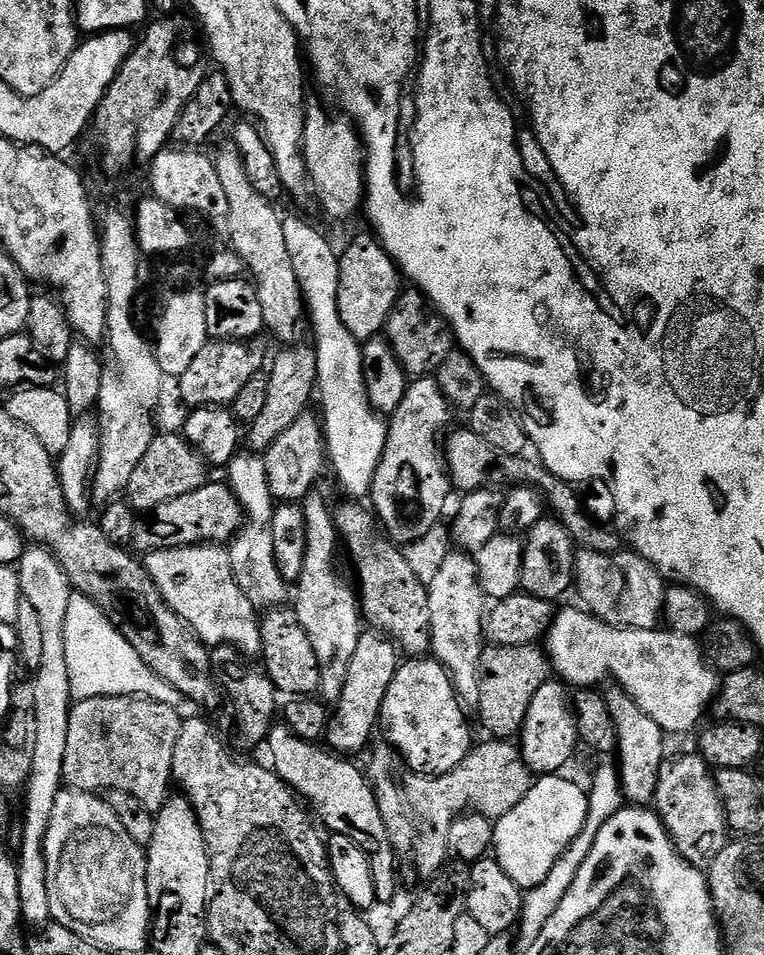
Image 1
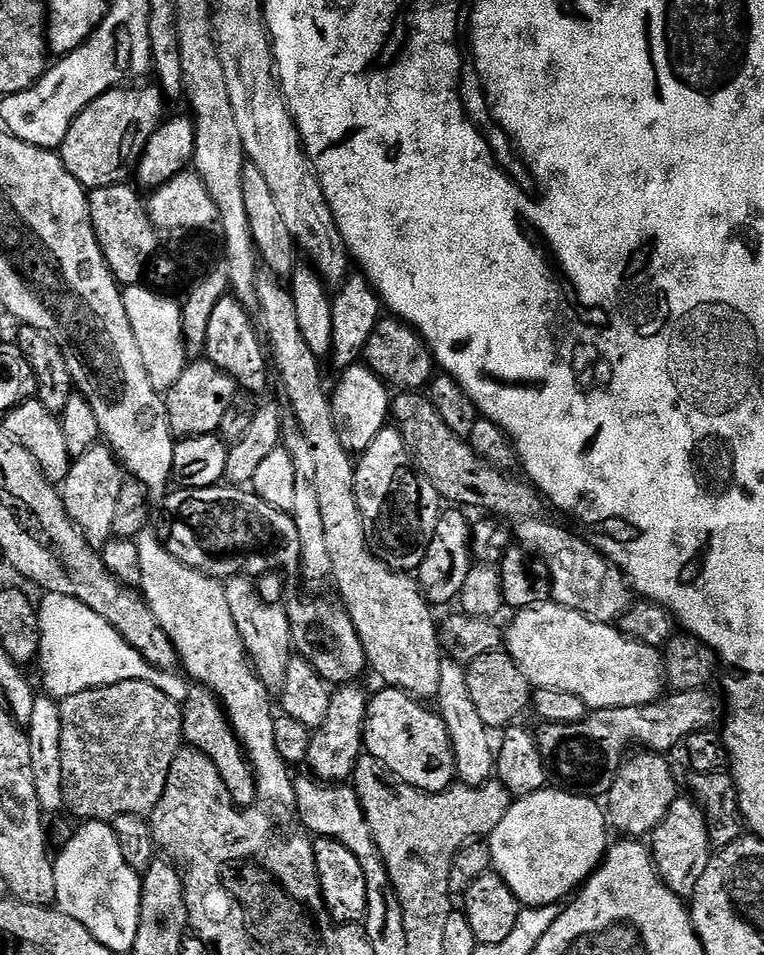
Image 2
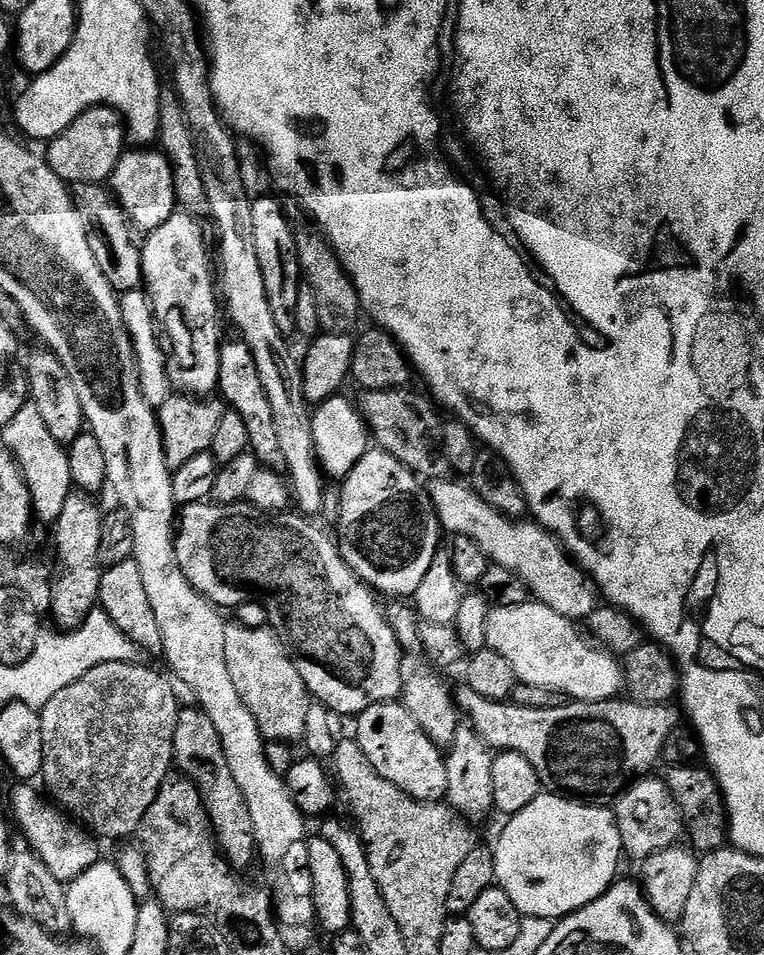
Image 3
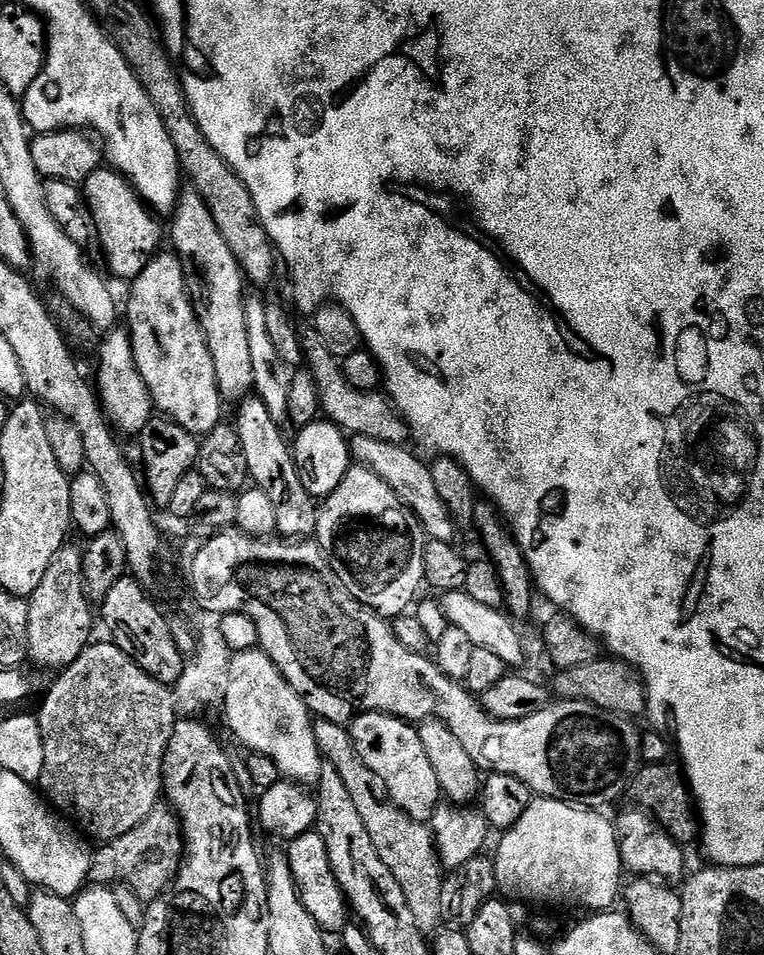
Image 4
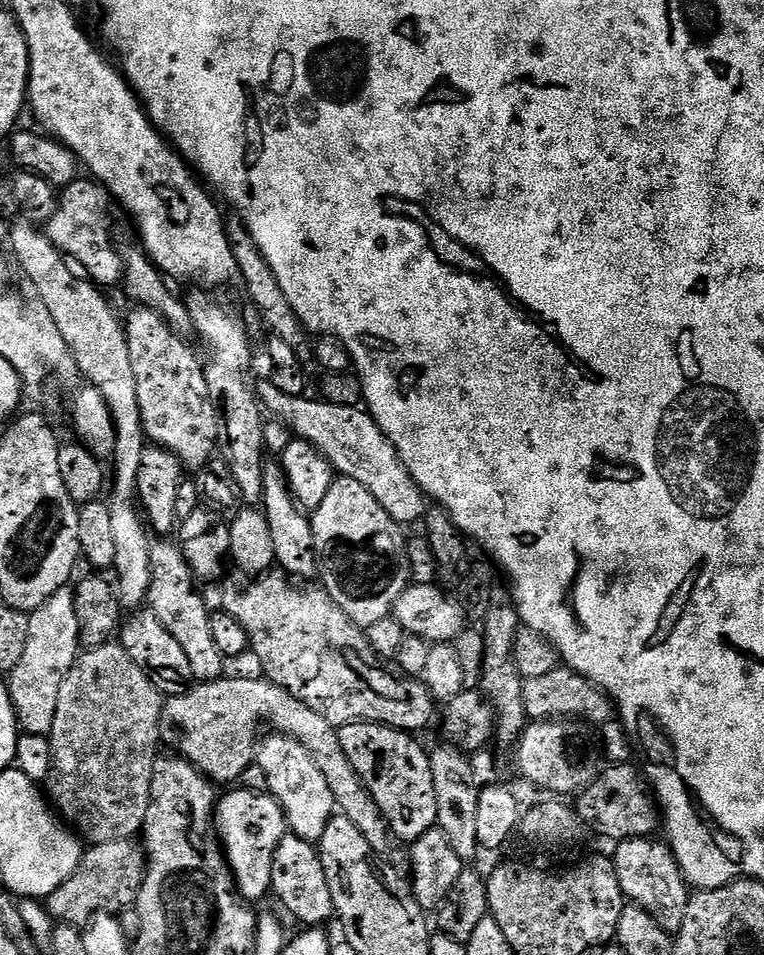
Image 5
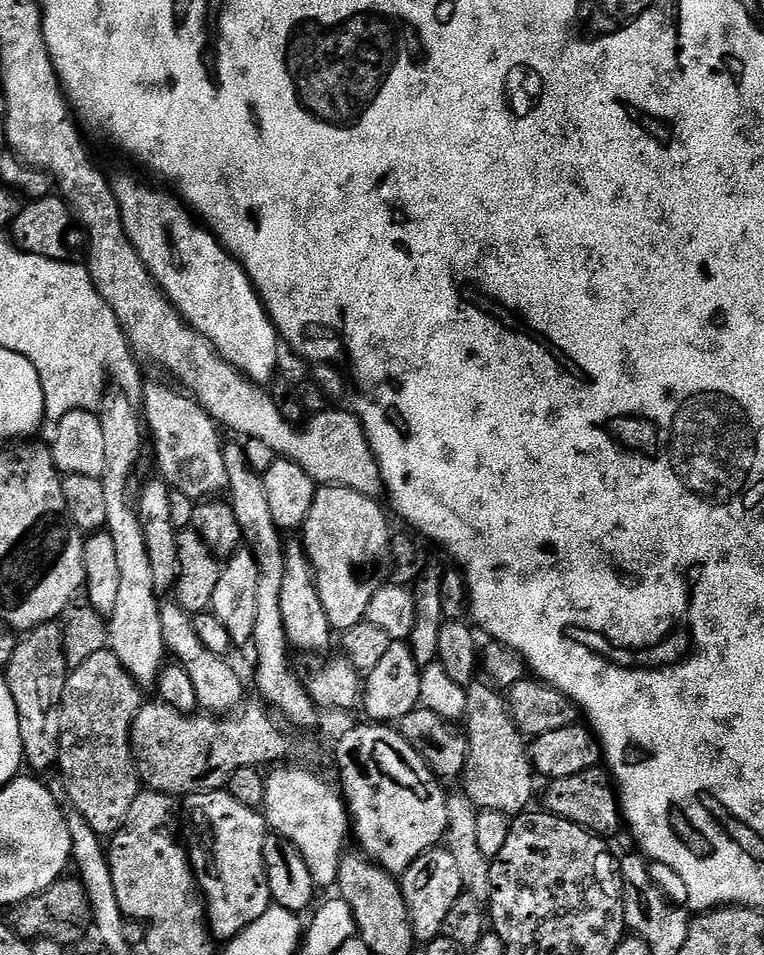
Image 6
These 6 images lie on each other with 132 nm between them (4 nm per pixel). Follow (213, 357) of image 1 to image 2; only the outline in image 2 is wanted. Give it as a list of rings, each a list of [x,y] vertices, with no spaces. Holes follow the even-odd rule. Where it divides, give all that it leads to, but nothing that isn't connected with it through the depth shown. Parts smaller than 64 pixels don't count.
[[[196,358],[185,367],[182,378],[170,386],[164,396],[164,405],[170,418],[170,430],[173,437],[210,436],[219,433],[222,426],[222,414],[234,402],[238,395],[238,385],[230,374],[218,370],[207,358]]]

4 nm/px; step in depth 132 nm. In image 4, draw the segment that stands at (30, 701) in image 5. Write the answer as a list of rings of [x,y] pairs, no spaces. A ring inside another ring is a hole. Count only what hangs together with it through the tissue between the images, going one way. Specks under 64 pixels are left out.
[[[65,546],[54,558],[54,562],[50,562],[50,570],[46,570],[38,590],[34,590],[34,594],[27,597],[27,601],[30,610],[28,660],[40,668],[67,668],[93,639],[93,605],[88,599],[87,590],[84,589],[83,551],[79,547],[76,549]]]

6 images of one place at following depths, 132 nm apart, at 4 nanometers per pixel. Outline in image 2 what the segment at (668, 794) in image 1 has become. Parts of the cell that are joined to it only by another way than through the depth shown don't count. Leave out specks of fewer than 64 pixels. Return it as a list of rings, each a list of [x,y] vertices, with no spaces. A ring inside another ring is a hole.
[[[677,795],[670,810],[666,810],[666,818],[651,834],[650,851],[656,872],[664,885],[675,896],[691,898],[694,890],[698,890],[698,882],[702,879],[702,874],[706,874],[706,866],[714,855],[704,812],[691,795]]]

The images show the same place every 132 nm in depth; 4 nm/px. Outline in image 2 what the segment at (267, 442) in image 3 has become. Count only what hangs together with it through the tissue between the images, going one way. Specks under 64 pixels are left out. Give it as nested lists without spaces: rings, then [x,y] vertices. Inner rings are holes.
[[[231,294],[223,296],[218,306],[214,306],[213,312],[210,313],[210,322],[206,326],[203,355],[214,366],[218,366],[218,370],[230,374],[230,378],[234,378],[245,393],[260,398],[260,395],[268,388],[270,360],[266,355],[261,333],[260,336],[256,333],[258,324],[257,321],[256,324],[252,321],[252,315],[249,308],[242,306],[242,302],[238,302],[235,296]],[[260,340],[262,345],[260,345]]]

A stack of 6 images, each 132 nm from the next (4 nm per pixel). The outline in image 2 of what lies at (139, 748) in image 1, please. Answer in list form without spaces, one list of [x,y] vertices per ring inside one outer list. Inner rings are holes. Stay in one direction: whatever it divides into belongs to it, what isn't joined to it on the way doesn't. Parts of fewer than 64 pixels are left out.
[[[131,680],[118,682],[114,686],[102,686],[82,690],[82,694],[74,694],[70,698],[59,701],[60,717],[62,718],[62,794],[64,795],[64,808],[72,811],[74,815],[81,816],[84,822],[111,822],[120,816],[151,817],[158,806],[158,798],[162,798],[162,790],[166,790],[166,778],[170,774],[170,766],[174,758],[182,751],[184,731],[182,730],[181,705],[175,704],[169,696],[162,694],[158,686],[150,686],[150,682]]]

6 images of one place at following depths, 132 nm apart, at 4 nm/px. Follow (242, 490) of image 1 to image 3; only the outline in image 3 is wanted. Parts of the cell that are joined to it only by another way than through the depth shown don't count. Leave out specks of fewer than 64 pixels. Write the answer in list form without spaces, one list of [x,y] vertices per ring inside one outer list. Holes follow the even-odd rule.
[[[235,622],[225,623],[224,633],[226,670],[230,670],[230,678],[234,678],[234,690],[238,690],[238,698],[246,702],[246,710],[254,714],[254,722],[258,722],[258,730],[265,741],[303,741],[306,710],[310,703],[308,688],[276,633],[269,627],[250,630]]]

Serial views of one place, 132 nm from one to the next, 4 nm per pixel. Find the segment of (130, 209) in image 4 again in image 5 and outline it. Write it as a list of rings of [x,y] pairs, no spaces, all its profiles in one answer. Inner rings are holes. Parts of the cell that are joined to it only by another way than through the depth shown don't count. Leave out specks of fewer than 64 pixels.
[[[78,178],[59,193],[54,214],[46,221],[46,234],[52,244],[65,257],[80,260],[81,266],[89,272],[87,275],[105,289],[115,284],[117,287],[124,279],[124,256],[112,241],[112,208],[113,198],[103,184],[91,178]]]

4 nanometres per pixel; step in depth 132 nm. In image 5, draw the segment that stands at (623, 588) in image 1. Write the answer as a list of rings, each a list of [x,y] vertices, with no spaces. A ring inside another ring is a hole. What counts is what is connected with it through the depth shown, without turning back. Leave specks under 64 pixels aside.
[[[264,378],[261,384],[259,381],[258,399],[263,411],[269,417],[283,420],[293,437],[313,444],[332,463],[333,473],[354,478],[354,482],[362,482],[362,486],[366,486],[366,490],[378,498],[378,506],[393,516],[397,524],[419,525],[423,521],[425,494],[406,470],[398,450],[380,429],[371,412],[360,406],[334,406],[323,398],[308,400],[307,395],[282,394],[282,390],[278,390],[278,386],[274,386],[268,378]]]

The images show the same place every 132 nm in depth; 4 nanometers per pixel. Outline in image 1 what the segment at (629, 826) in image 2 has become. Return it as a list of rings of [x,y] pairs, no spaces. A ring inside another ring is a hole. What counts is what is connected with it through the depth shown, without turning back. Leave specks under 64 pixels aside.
[[[612,686],[609,692],[603,693],[603,698],[616,727],[618,757],[620,756],[620,760],[618,759],[620,784],[624,787],[625,801],[632,806],[651,805],[656,799],[660,774],[666,763],[666,757],[664,757],[666,733],[623,688]]]

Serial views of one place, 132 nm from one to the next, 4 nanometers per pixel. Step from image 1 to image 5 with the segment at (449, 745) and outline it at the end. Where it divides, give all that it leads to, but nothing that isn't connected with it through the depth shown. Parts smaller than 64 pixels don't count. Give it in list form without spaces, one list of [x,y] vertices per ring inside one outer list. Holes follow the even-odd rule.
[[[341,724],[338,731],[342,750],[346,750],[346,758],[350,758],[350,766],[362,778],[362,782],[370,790],[381,813],[386,817],[391,831],[396,832],[407,842],[415,842],[429,830],[437,827],[438,798],[434,798],[434,774],[430,774],[430,762],[426,748],[416,741],[409,733],[399,728],[388,728],[384,724]]]

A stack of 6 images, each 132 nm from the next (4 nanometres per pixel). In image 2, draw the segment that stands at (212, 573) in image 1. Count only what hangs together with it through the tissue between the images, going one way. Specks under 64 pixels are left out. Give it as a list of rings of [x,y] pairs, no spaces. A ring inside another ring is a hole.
[[[152,530],[141,532],[135,541],[138,546],[138,562],[142,562],[142,595],[150,610],[154,610],[154,618],[158,618],[162,630],[166,630],[170,642],[176,647],[180,655],[179,667],[195,683],[212,689],[220,699],[228,723],[232,725],[248,763],[252,765],[252,772],[256,776],[257,797],[261,801],[281,804],[289,810],[295,809],[294,772],[278,755],[274,743],[274,700],[268,697],[271,696],[270,690],[252,669],[252,661],[244,650],[238,626],[234,626],[234,614],[230,614],[230,605],[226,603],[224,584],[215,576],[207,576],[205,572],[178,562],[178,558],[168,553],[161,537],[156,537]]]

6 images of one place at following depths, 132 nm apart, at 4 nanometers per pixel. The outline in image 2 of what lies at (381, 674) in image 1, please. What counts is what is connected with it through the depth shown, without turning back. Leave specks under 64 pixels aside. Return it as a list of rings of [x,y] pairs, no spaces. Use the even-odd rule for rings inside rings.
[[[353,682],[337,687],[332,693],[326,722],[322,722],[322,726],[313,731],[306,768],[315,779],[323,783],[342,784],[351,781],[358,758],[365,751],[364,723],[370,696],[369,693],[364,693],[360,686],[359,683]]]

